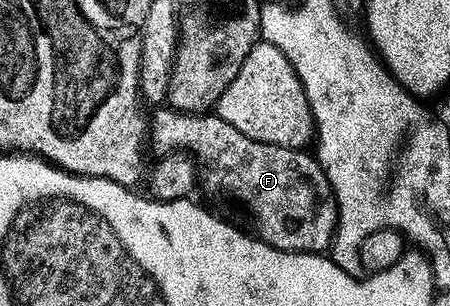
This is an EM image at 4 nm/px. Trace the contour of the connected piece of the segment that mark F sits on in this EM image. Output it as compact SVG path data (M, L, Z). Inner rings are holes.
M170 106L160 107L156 112L159 113L152 115L149 120L150 143L155 143L160 154L190 153L198 167L198 183L202 190L204 188L215 196L224 192L225 195L236 196L241 203L247 204L256 226L259 227L258 239L282 252L304 252L310 256L330 253L335 242L335 232L339 228L339 203L327 171L316 157L314 160L310 156L310 151L283 149L281 146L263 145L253 141L229 122L223 121L218 114L189 116Z

